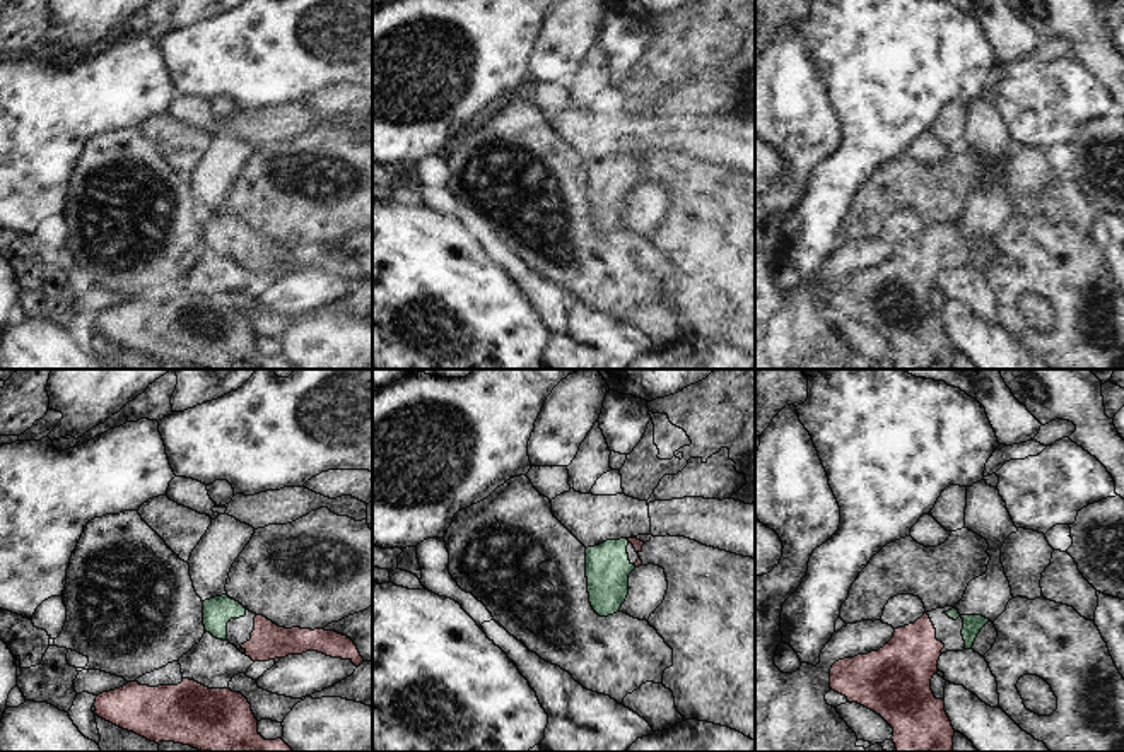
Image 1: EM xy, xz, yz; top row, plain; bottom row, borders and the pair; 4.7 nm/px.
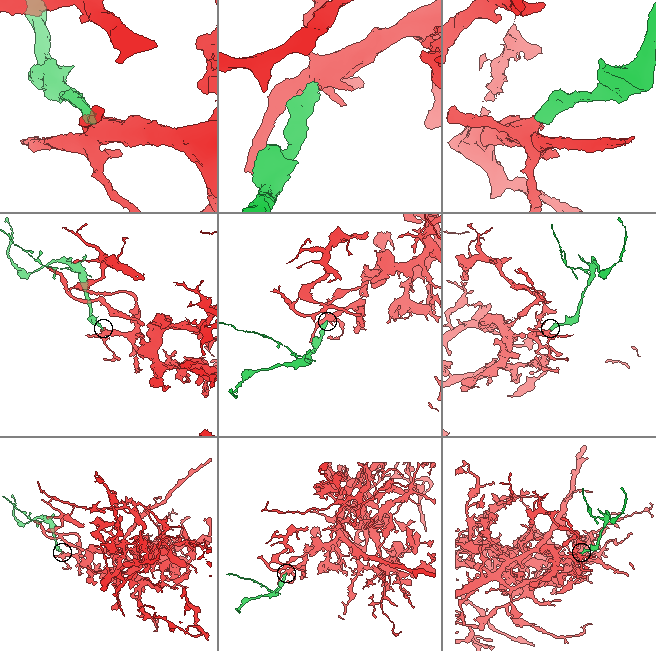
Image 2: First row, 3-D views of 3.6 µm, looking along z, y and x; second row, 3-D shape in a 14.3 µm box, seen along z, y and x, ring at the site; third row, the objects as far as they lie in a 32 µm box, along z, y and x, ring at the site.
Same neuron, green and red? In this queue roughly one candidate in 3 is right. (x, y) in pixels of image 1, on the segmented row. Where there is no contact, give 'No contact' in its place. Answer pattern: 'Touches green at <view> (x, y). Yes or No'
No contact. Yes

